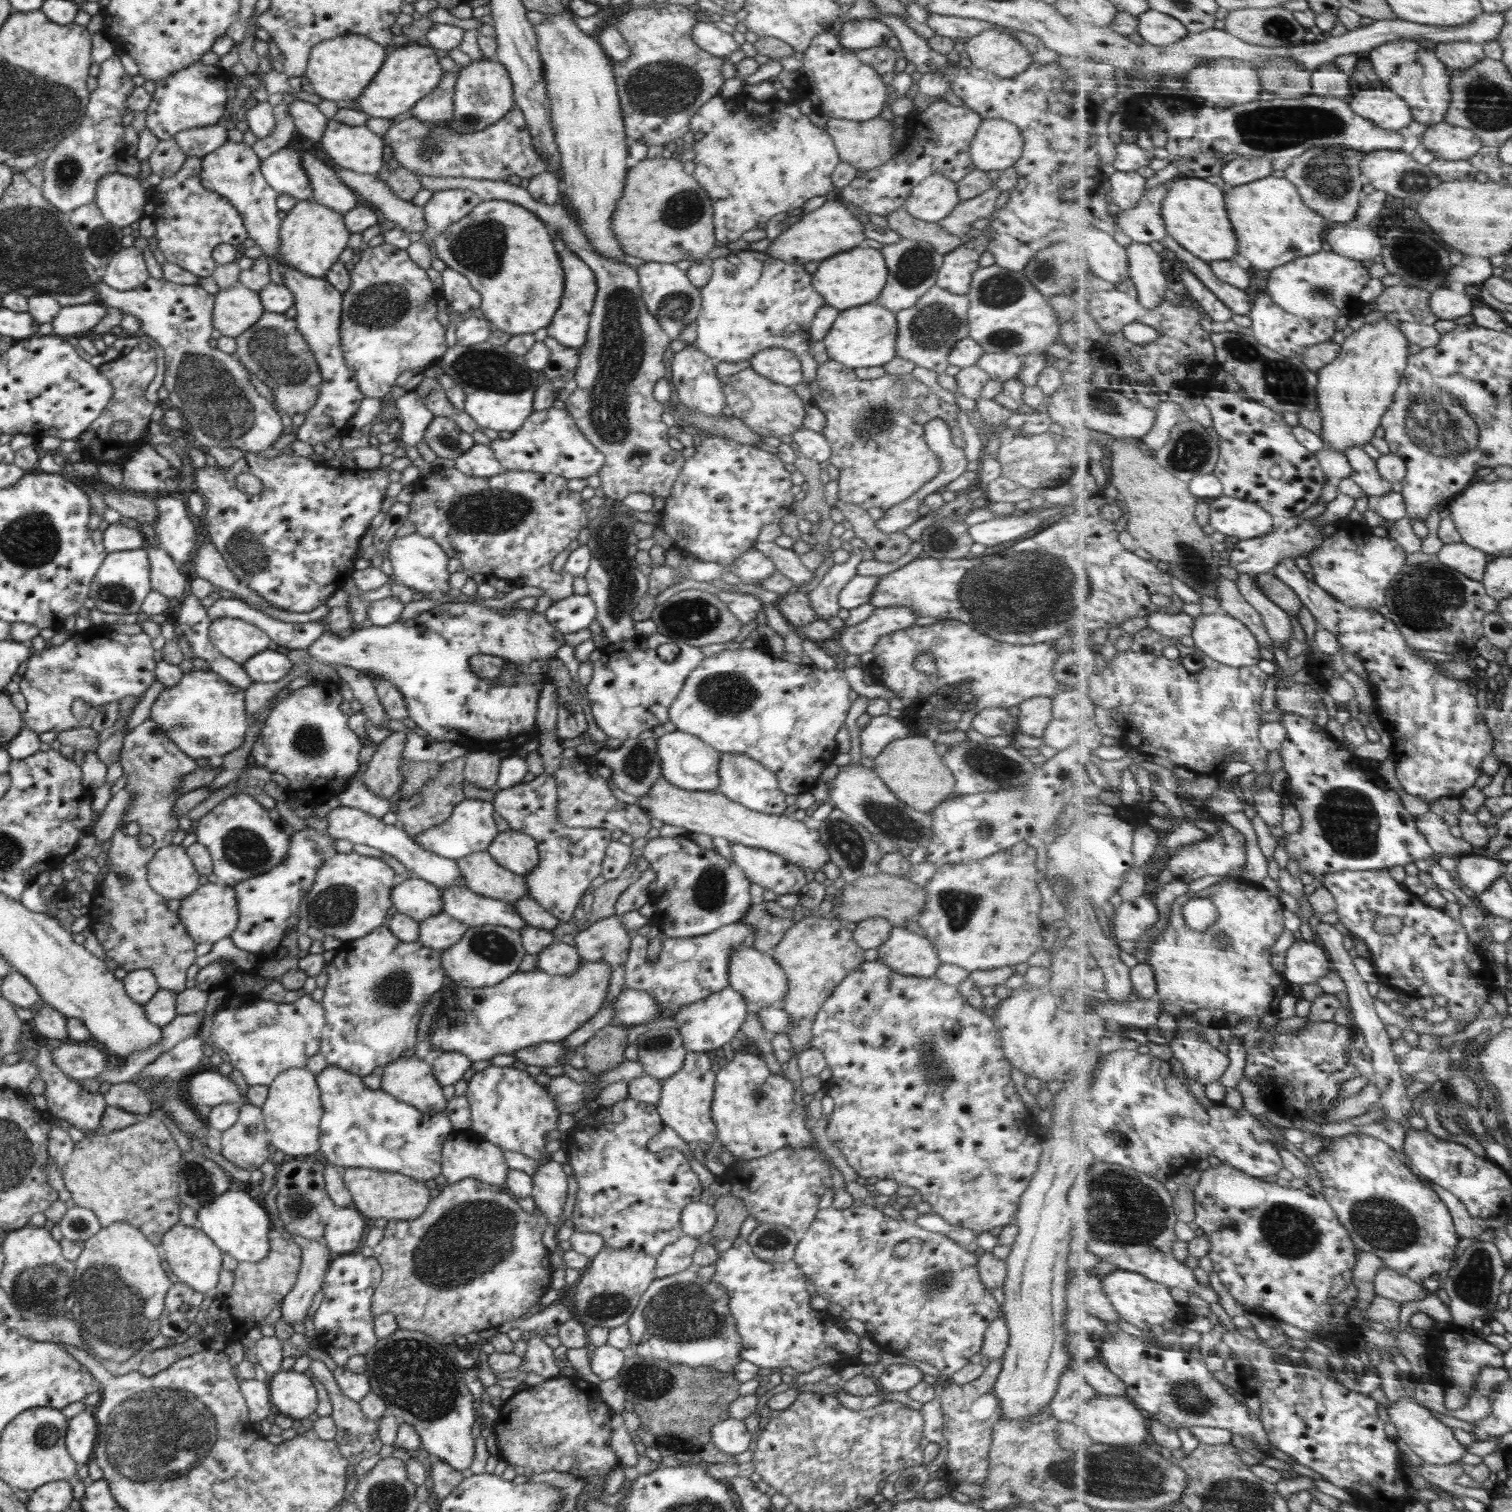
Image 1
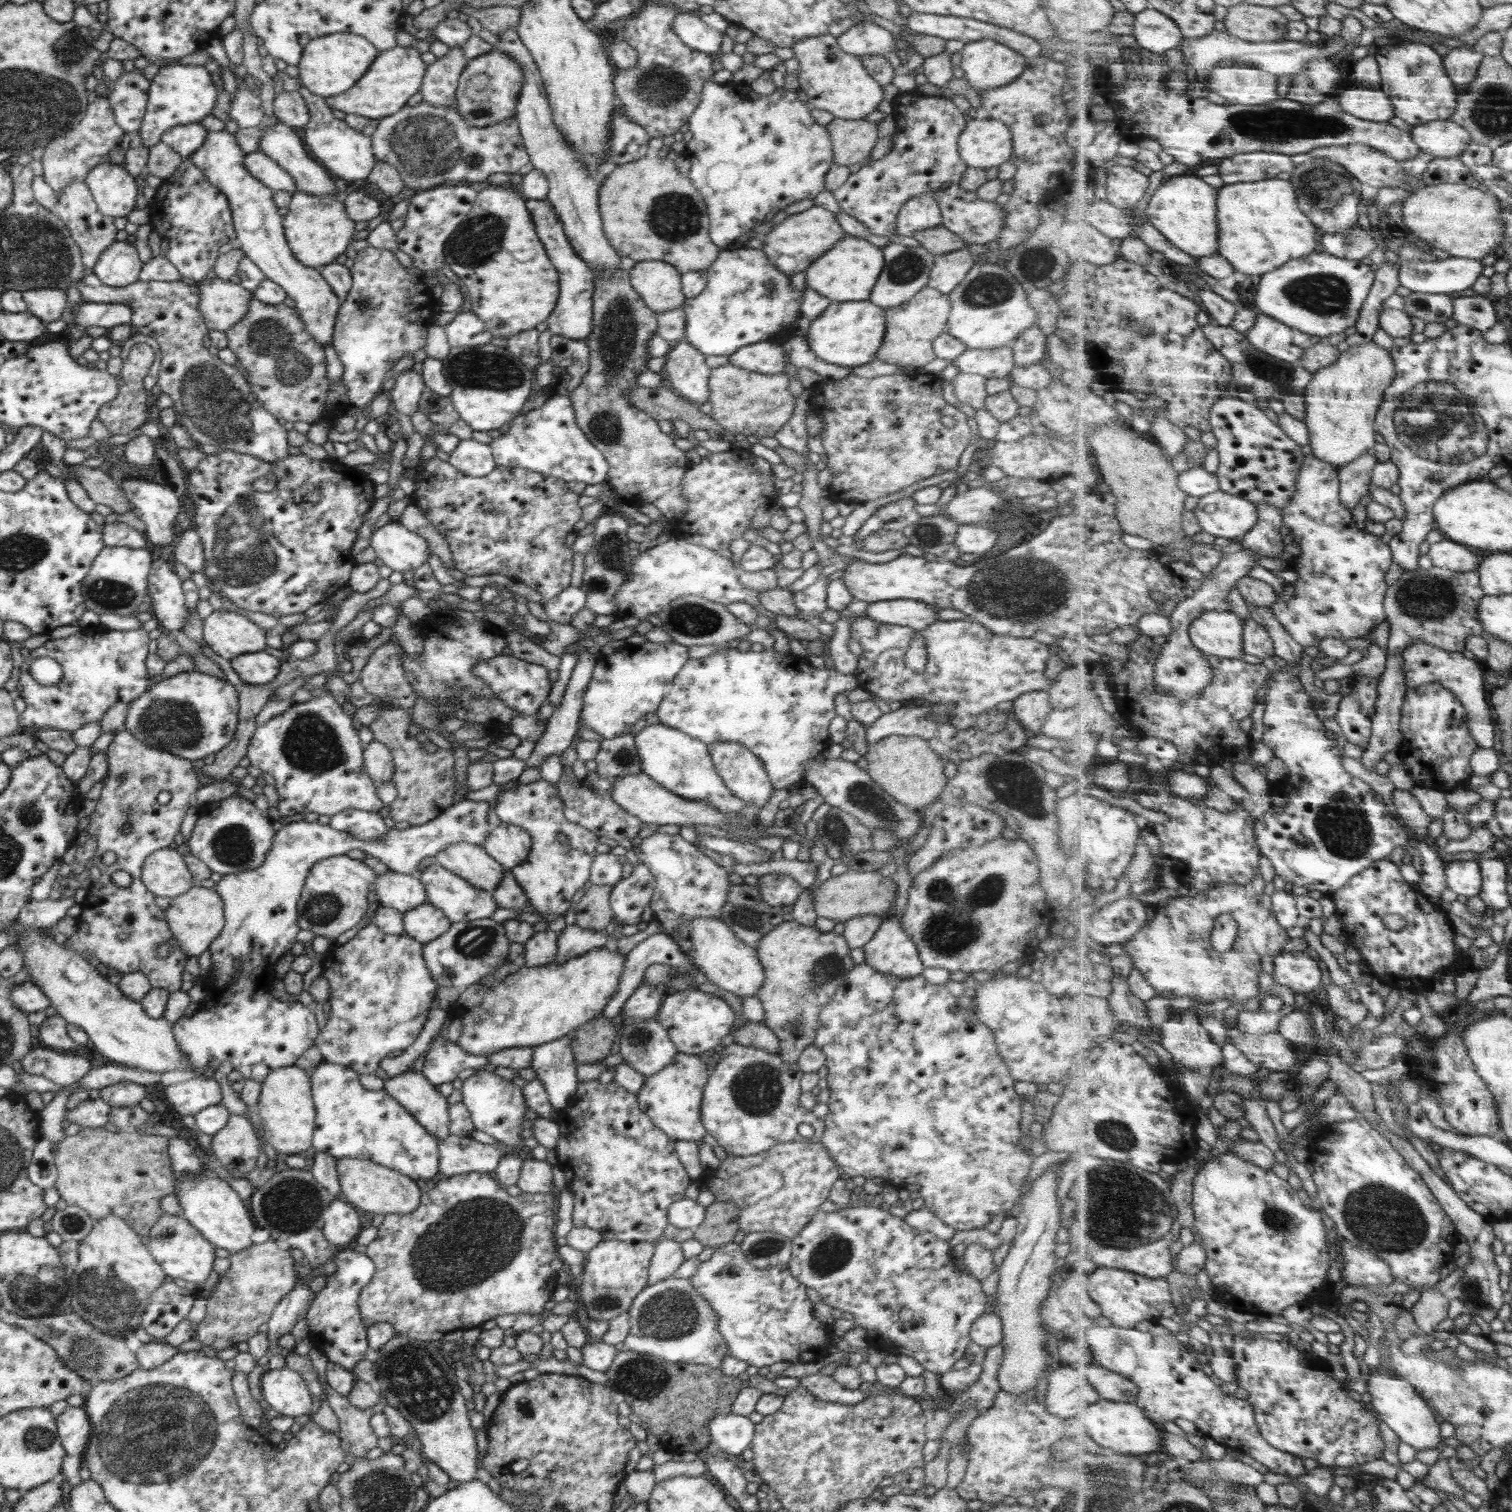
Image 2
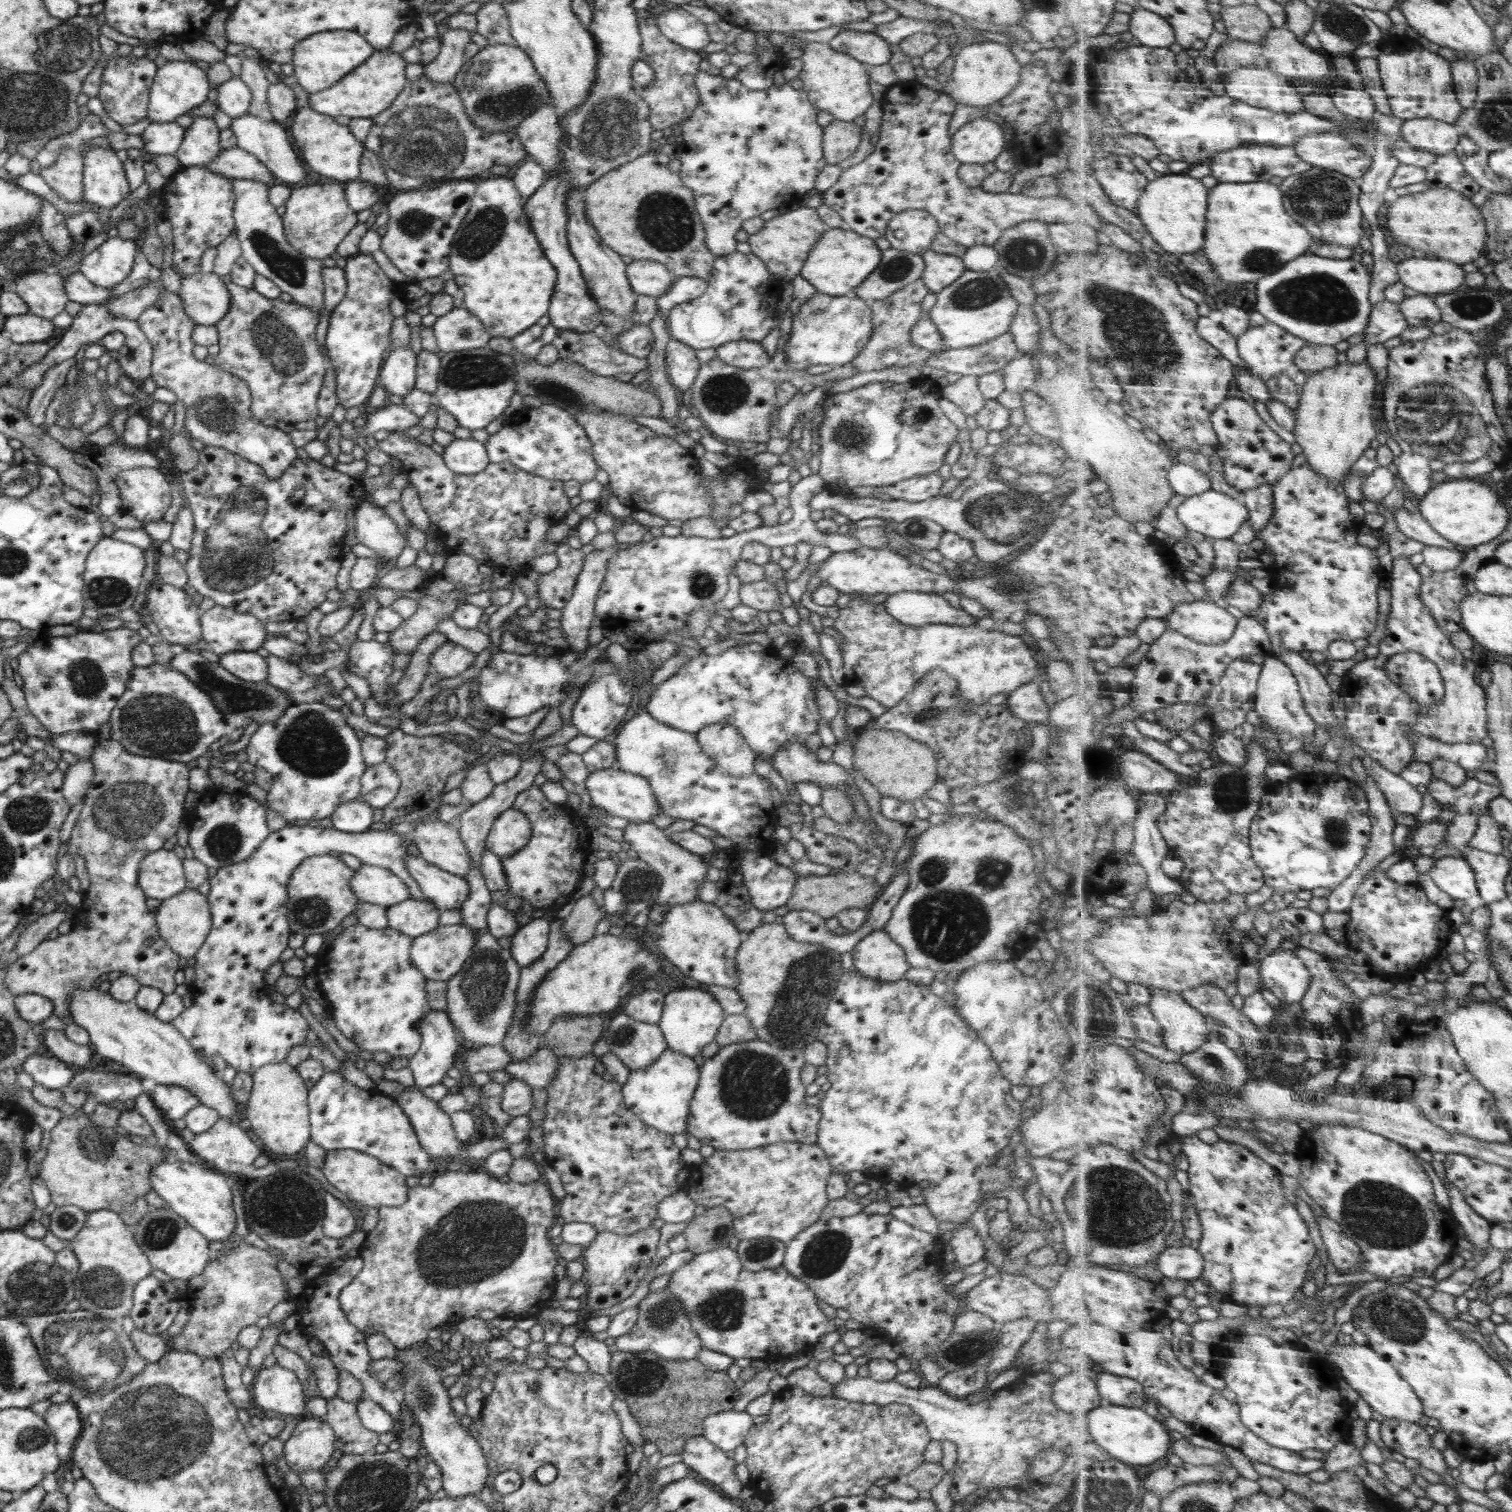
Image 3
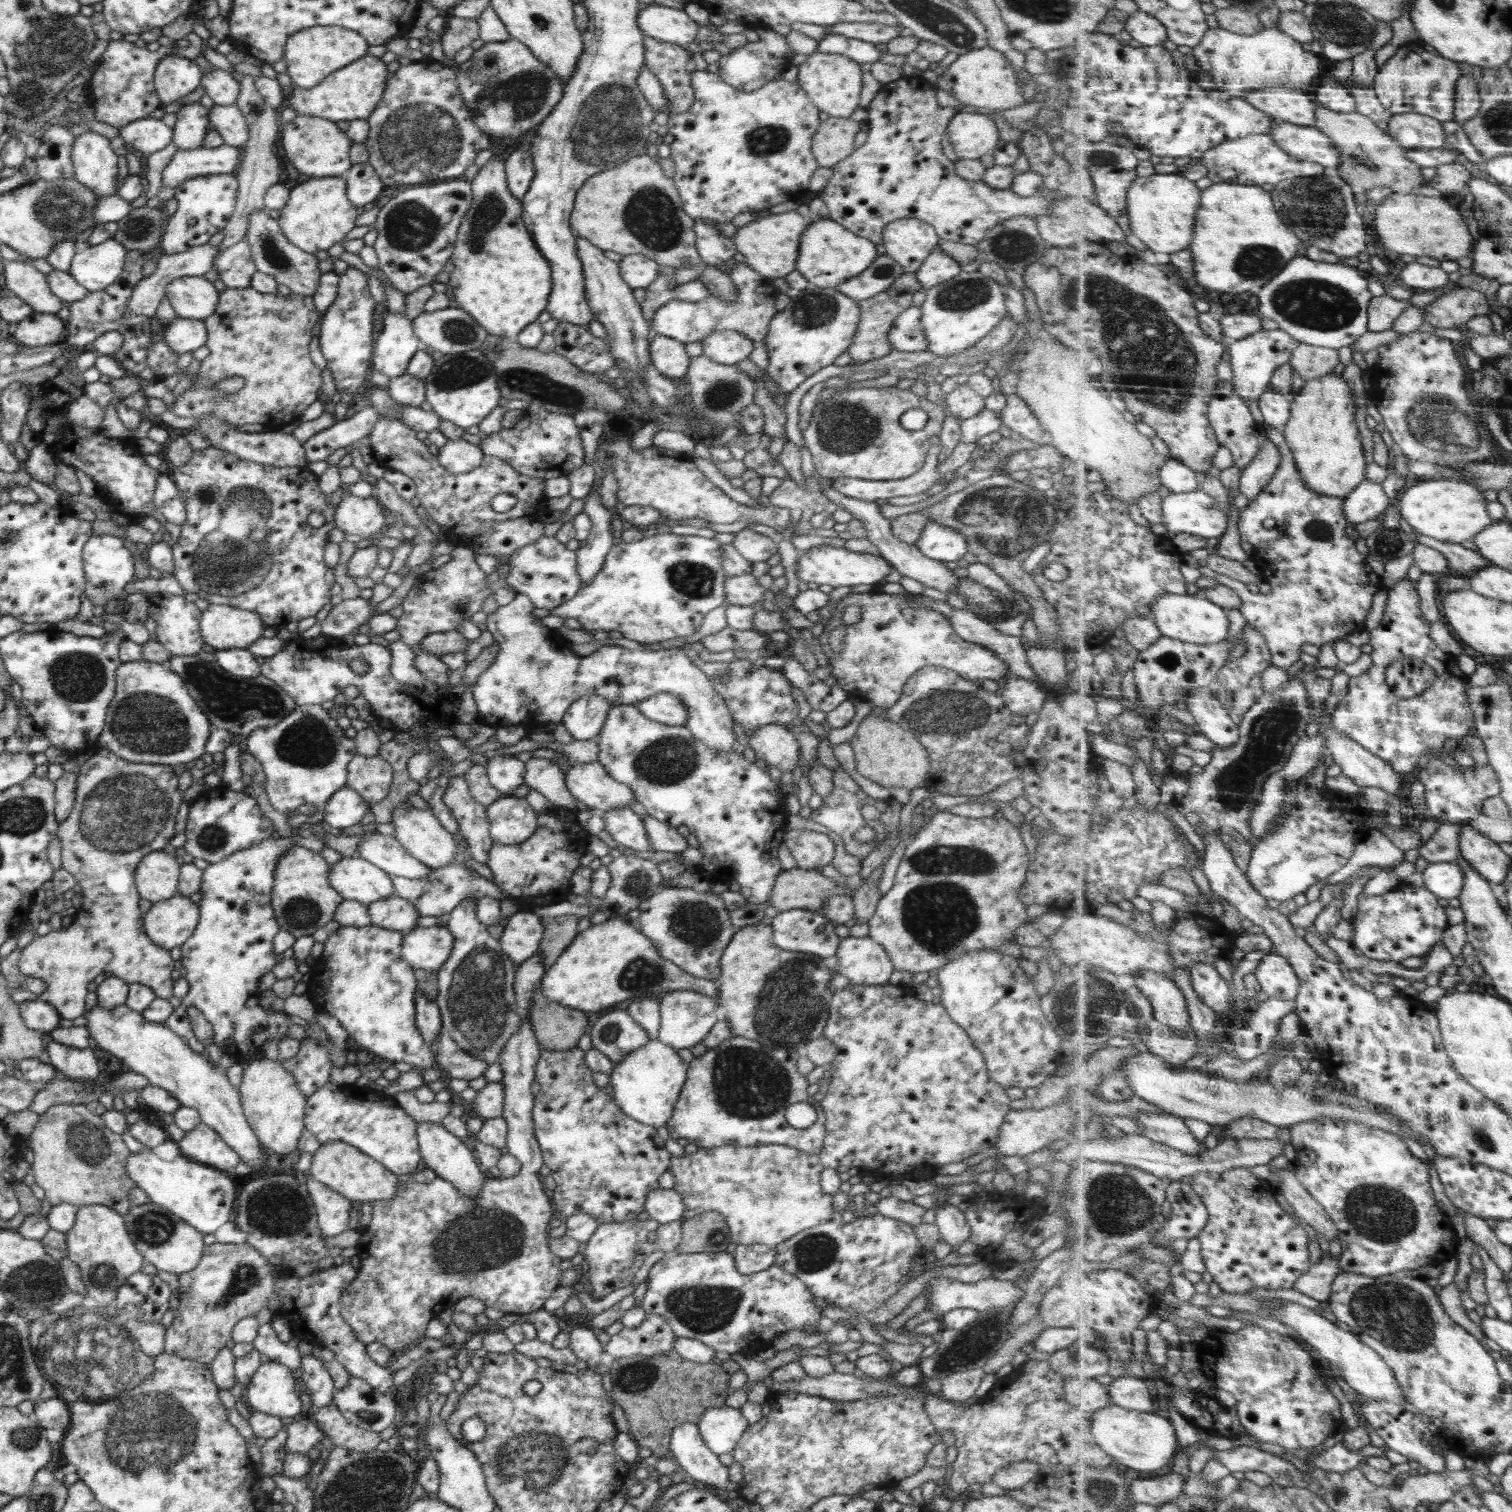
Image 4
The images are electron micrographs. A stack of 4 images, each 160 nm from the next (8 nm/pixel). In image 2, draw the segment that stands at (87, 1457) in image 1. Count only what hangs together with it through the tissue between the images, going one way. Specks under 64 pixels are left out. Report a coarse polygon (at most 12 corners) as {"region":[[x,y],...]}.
{"region":[[68,1405],[55,1417],[67,1454],[82,1457],[91,1433],[86,1411]]}

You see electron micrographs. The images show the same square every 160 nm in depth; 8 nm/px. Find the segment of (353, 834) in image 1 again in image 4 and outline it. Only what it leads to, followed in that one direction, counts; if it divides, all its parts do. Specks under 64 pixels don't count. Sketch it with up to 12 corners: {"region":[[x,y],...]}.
{"region":[[348,786],[326,804],[322,822],[354,826],[368,802]]}

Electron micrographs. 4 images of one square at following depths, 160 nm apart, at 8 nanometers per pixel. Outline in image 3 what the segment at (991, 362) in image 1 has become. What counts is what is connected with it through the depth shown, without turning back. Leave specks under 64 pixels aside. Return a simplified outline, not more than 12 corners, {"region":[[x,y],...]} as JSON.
{"region":[[1008,332],[932,353],[925,364],[960,375],[1003,369],[1020,354]]}

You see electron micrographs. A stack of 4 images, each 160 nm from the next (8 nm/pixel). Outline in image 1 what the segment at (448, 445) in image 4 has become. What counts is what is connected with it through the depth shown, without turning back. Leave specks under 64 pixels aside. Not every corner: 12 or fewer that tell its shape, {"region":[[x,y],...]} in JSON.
{"region":[[474,443],[455,458],[460,472],[480,478],[505,471],[493,450]]}

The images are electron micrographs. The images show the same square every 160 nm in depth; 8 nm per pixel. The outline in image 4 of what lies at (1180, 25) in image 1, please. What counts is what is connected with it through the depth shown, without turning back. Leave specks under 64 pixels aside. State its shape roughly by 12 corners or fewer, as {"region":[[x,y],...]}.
{"region":[[1140,11],[1127,31],[1144,47],[1168,42],[1168,27]]}

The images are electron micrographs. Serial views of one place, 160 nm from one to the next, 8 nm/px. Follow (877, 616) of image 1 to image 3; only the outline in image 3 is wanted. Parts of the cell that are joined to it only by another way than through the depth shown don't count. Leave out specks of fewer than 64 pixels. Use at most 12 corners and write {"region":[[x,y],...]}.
{"region":[[897,592],[883,603],[903,626],[974,627],[942,596]]}

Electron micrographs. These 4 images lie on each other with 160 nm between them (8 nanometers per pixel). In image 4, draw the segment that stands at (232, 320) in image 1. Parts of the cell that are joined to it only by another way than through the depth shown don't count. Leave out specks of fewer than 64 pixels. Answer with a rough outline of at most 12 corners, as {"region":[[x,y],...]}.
{"region":[[181,276],[165,297],[178,317],[204,320],[219,293],[204,276]]}

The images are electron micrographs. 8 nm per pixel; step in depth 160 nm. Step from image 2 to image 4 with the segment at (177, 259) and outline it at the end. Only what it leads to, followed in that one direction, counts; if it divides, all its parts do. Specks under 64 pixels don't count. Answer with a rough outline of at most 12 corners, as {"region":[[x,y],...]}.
{"region":[[234,175],[196,177],[174,194],[159,246],[202,246],[235,211]]}

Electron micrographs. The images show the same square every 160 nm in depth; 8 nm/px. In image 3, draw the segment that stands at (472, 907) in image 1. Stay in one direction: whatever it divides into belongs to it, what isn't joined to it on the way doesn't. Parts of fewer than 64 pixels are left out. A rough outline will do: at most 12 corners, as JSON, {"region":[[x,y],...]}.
{"region":[[406,855],[407,873],[440,910],[460,910],[468,881],[422,857]]}

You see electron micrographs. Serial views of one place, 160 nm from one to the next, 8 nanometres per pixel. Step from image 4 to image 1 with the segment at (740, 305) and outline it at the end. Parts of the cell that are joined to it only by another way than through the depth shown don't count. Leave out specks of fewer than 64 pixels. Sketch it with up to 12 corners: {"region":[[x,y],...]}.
{"region":[[763,246],[709,263],[693,345],[716,362],[783,348],[803,380],[826,305]]}

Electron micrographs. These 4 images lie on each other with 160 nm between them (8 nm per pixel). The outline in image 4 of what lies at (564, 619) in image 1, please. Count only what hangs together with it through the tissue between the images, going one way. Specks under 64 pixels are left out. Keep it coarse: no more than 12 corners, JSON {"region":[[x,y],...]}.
{"region":[[540,536],[504,558],[505,580],[549,611],[583,585],[577,551]]}

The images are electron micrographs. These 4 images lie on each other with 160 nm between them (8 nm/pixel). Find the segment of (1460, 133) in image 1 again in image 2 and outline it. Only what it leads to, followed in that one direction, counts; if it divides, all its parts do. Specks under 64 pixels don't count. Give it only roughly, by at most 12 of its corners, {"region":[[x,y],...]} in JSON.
{"region":[[1451,119],[1414,126],[1423,151],[1461,157],[1474,141]]}

